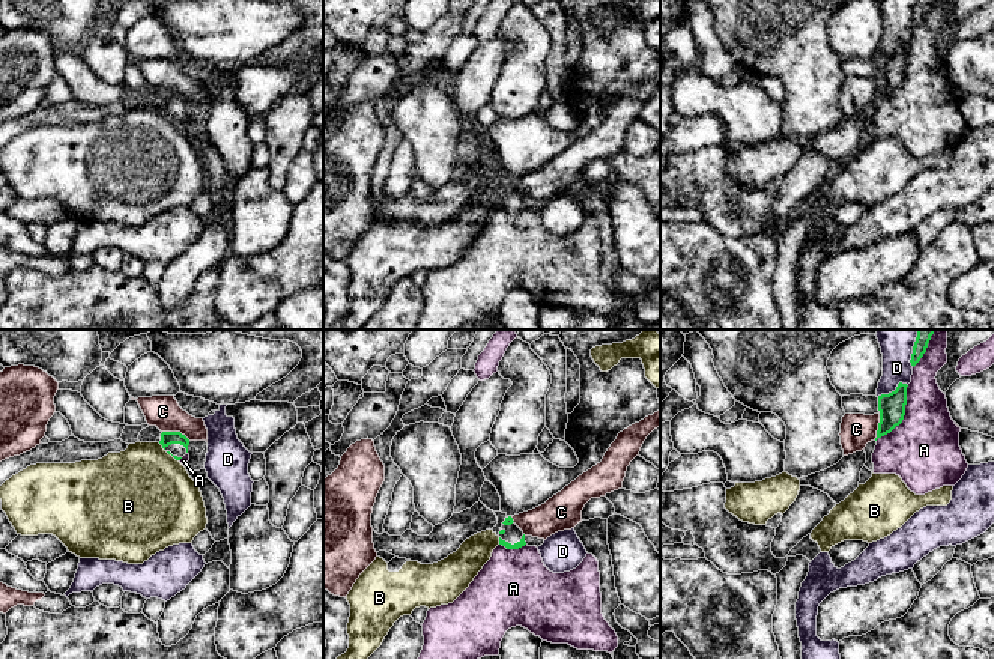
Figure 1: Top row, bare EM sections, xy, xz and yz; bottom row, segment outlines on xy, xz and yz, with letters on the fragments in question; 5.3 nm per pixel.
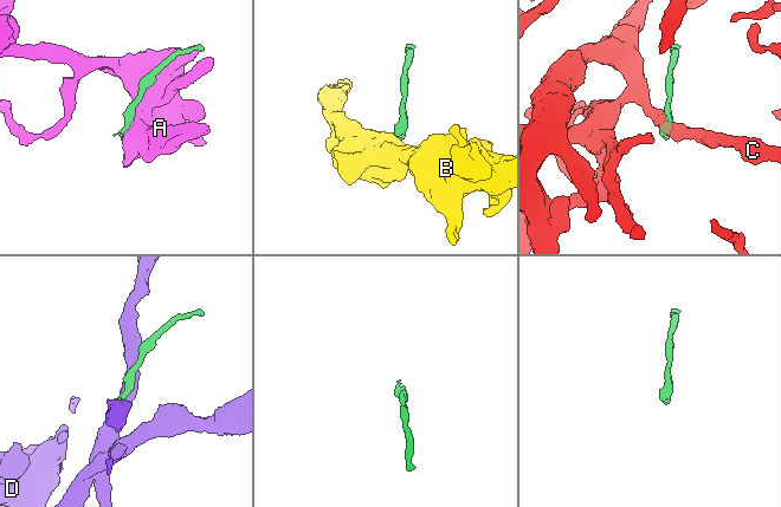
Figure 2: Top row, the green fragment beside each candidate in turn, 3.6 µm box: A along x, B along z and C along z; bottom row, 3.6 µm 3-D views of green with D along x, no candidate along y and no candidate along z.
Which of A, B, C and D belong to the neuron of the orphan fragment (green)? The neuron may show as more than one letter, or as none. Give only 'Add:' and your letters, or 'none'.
Add: none

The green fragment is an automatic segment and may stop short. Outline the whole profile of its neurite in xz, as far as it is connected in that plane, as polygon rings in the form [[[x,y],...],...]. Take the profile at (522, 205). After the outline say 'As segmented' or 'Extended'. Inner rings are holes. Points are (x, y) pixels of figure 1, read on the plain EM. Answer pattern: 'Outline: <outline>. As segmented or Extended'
Outline: [[[511,179],[505,181],[502,185],[499,208],[505,209],[507,212],[519,212],[526,208],[523,194],[514,187]]]. Extended

